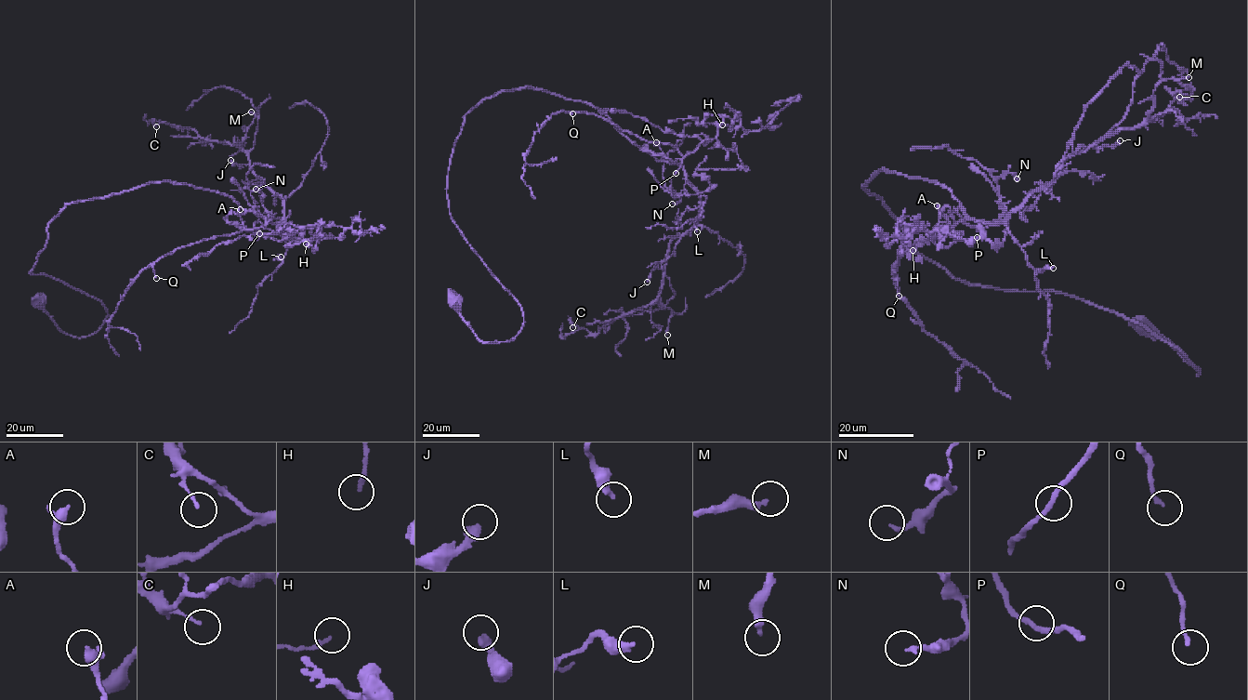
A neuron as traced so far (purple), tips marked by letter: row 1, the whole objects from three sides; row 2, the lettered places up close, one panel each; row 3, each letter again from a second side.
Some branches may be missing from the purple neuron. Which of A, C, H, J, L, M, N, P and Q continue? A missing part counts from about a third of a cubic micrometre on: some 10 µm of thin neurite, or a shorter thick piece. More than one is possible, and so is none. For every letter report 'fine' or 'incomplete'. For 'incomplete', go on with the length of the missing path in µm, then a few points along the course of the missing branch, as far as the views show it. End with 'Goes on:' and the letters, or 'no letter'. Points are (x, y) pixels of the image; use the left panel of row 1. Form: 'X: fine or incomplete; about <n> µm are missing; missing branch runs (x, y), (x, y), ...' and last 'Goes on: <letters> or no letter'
A: fine
C: fine
H: fine
J: fine
L: fine
M: fine
N: fine
P: fine
Q: fine
Goes on: no letter

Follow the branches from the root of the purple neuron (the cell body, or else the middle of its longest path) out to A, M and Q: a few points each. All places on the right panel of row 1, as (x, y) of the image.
A: (1143, 325), (1199, 374), (1083, 299), (955, 280), (864, 188), (931, 179), (965, 217), (938, 231), (937, 205)
M: (1143, 325), (1199, 374), (1083, 299), (955, 280), (864, 188), (880, 169), (924, 178), (1000, 223), (1188, 77)
Q: (1143, 325), (1199, 374), (1083, 299), (955, 280), (864, 189), (880, 169), (965, 216), (899, 257), (899, 296)

